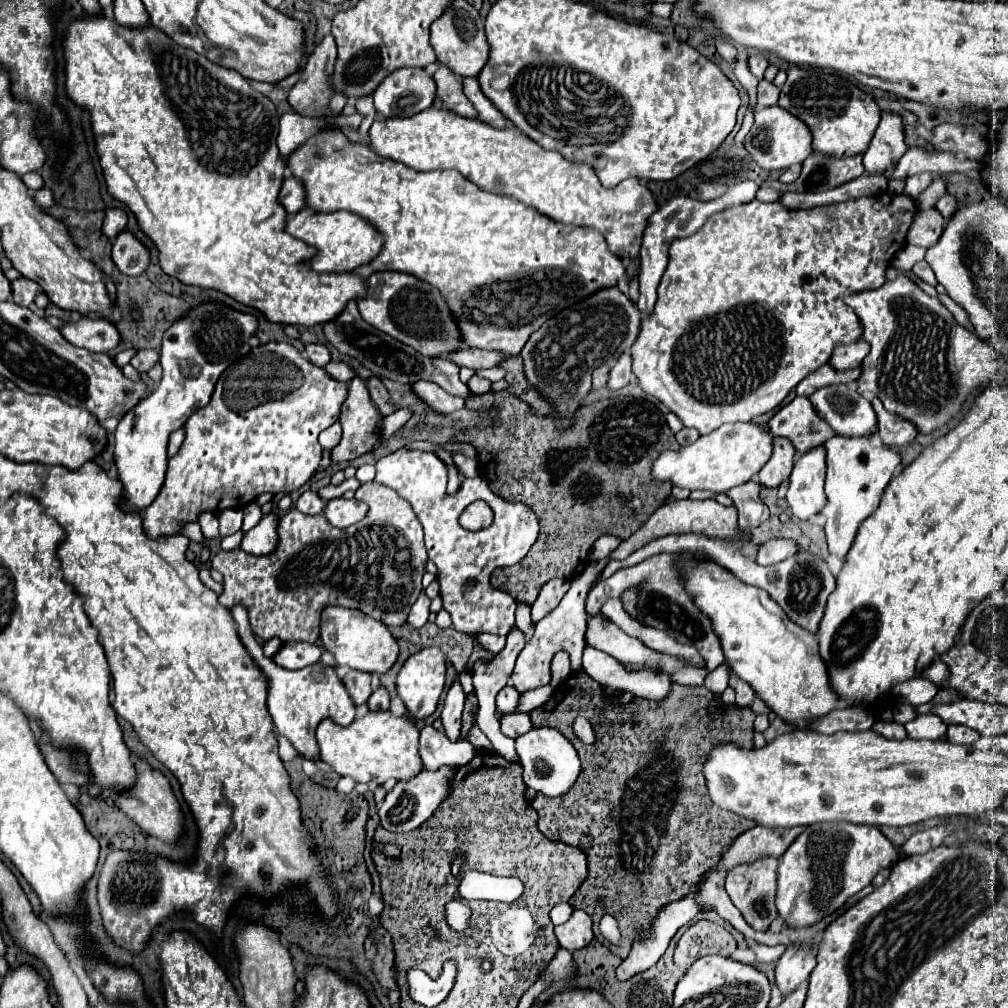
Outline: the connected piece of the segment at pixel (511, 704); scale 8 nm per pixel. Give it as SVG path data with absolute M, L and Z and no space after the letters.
M507 685L499 691L497 695L497 711L501 713L515 713L515 707L519 705L519 691L515 691L515 687Z

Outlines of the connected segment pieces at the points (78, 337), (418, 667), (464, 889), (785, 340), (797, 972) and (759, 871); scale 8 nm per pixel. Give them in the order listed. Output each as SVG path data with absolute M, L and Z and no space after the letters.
M79 319L61 327L63 337L75 347L83 347L95 353L109 353L119 347L119 331L107 319Z
M427 647L411 655L401 665L397 675L397 695L405 703L409 717L415 721L429 717L437 709L437 701L443 691L443 685L445 685L445 655L437 647Z
M465 871L459 877L457 893L461 899L515 901L524 890L523 883L515 877L495 877L479 871Z
M885 191L877 197L861 197L845 203L833 203L829 207L813 207L807 211L789 211L777 201L759 203L753 199L747 205L731 207L711 215L697 233L675 239L669 247L669 265L659 285L659 299L653 307L653 313L641 319L641 331L631 347L633 375L637 377L639 387L645 393L657 397L669 411L673 411L681 419L685 427L699 429L701 435L707 435L725 423L751 421L753 417L773 411L797 387L799 381L803 381L807 375L811 375L811 371L817 371L831 359L831 351L835 351L839 343L855 343L855 339L863 339L859 317L851 311L851 307L845 305L845 297L859 291L877 289L885 283L885 271L895 253L905 246L905 235L915 211L917 207L913 199Z
M789 945L783 957L777 961L775 969L775 987L789 995L795 991L805 979L809 979L815 969L815 949L813 947L793 947Z
M765 857L751 865L735 867L727 875L727 885L725 885L727 893L733 905L743 913L743 919L747 921L747 925L751 925L755 931L767 931L771 921L777 917L775 885L777 885L777 859L771 859L771 857Z

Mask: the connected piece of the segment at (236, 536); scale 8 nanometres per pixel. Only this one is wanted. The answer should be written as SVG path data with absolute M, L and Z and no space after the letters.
M239 530L232 535L223 537L221 539L221 549L225 551L238 549L240 547L243 535L244 533L242 532L242 530Z

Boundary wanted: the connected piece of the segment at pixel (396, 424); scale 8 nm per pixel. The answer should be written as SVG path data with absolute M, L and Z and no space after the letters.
M399 409L399 411L395 411L395 413L387 415L387 417L383 417L381 423L379 423L381 439L387 439L389 435L393 435L393 433L409 419L409 415L411 415L411 413L409 413L407 409Z

